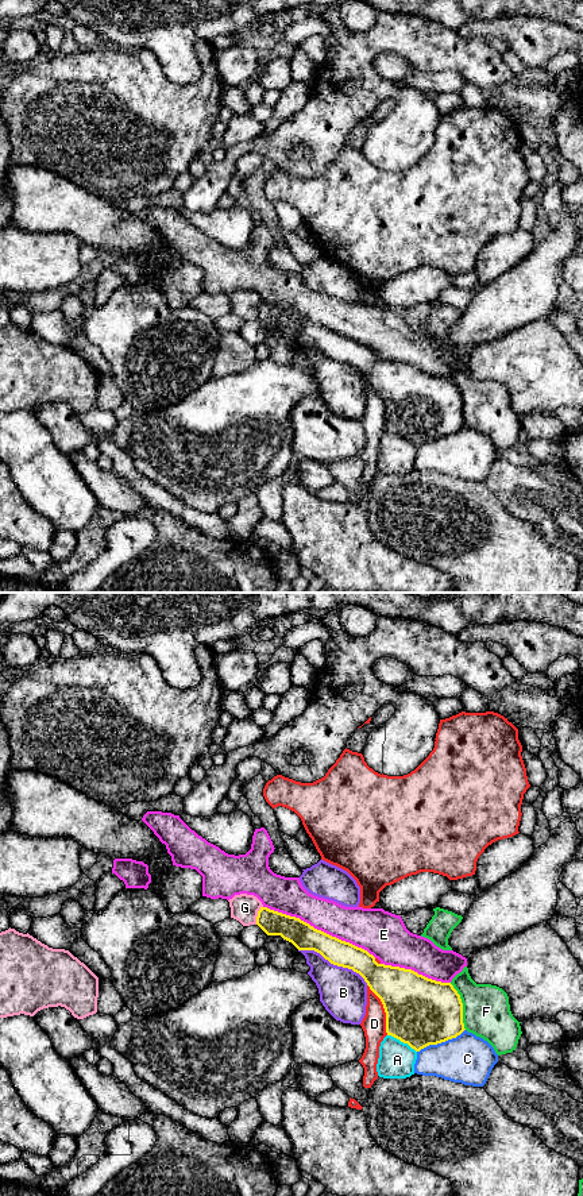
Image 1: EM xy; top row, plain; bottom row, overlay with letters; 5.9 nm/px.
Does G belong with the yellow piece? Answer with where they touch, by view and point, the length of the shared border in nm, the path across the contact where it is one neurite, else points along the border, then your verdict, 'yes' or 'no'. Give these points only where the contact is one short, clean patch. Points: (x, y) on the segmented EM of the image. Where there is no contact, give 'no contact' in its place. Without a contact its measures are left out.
xy (258, 915) | 120 nm | along xy (262, 906), (255, 923) | no

